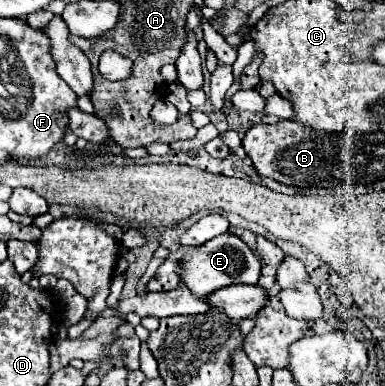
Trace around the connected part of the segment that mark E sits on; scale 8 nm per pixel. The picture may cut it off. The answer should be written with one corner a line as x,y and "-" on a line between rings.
232,233
218,235
218,237
210,239
210,241
206,241
202,247
188,249
180,257
180,263
182,263
182,271
178,273
180,281
192,291
194,297
202,297
202,295
206,297
212,291
234,285
234,283
256,285
256,281
260,277
260,261
258,261
258,257
248,249
248,245
240,237
236,237

